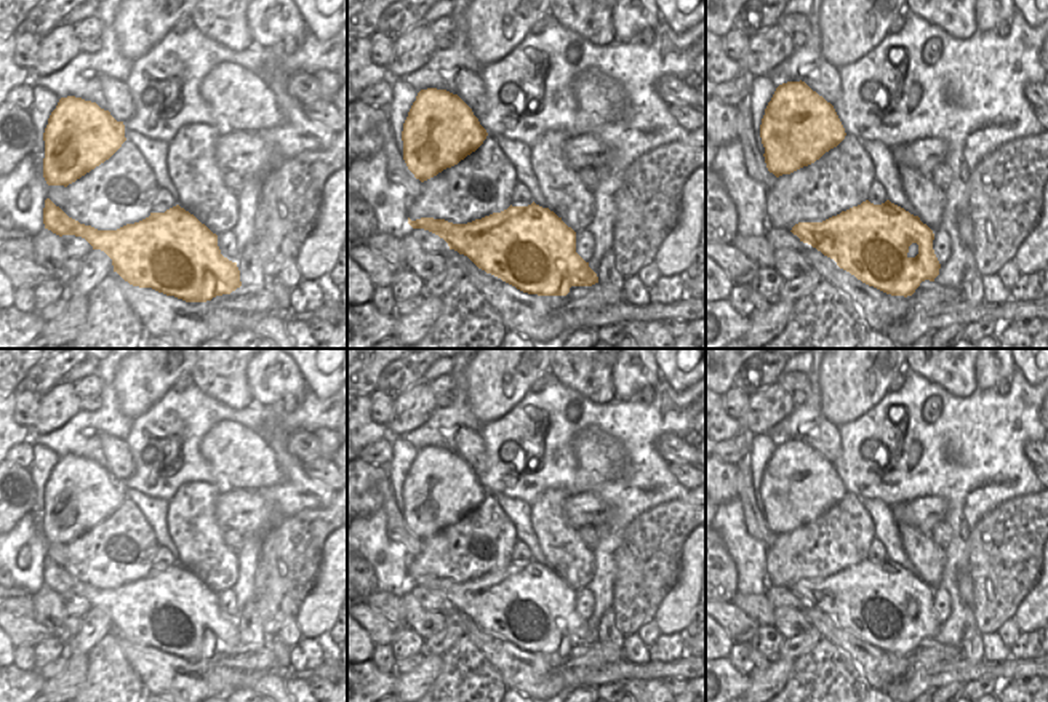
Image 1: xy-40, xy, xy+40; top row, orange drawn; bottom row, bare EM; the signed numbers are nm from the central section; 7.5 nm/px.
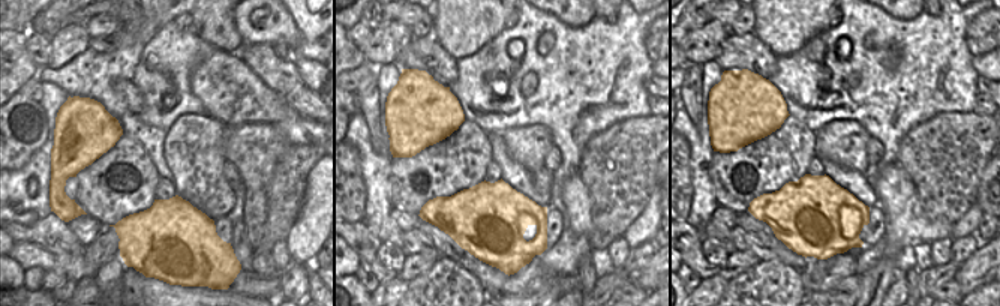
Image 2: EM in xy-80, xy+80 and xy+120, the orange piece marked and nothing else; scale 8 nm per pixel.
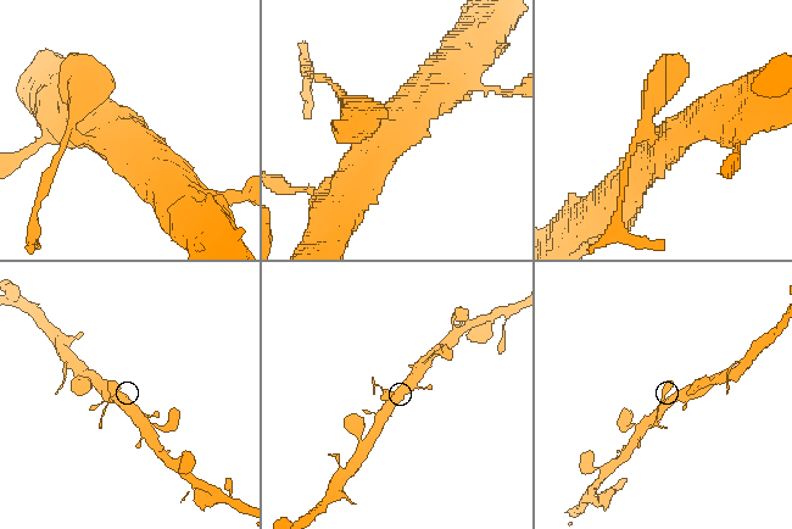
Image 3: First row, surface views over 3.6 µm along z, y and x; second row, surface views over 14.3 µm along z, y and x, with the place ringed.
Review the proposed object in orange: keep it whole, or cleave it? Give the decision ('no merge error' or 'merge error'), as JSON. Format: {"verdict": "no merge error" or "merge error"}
{"verdict": "no merge error"}

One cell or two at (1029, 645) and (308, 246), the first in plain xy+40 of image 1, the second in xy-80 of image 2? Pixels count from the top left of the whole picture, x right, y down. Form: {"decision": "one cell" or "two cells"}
{"decision": "two cells"}

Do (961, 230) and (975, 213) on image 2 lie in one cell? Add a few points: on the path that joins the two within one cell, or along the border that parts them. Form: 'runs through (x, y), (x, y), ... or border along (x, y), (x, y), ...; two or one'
runs through (966, 225), (972, 218); one

